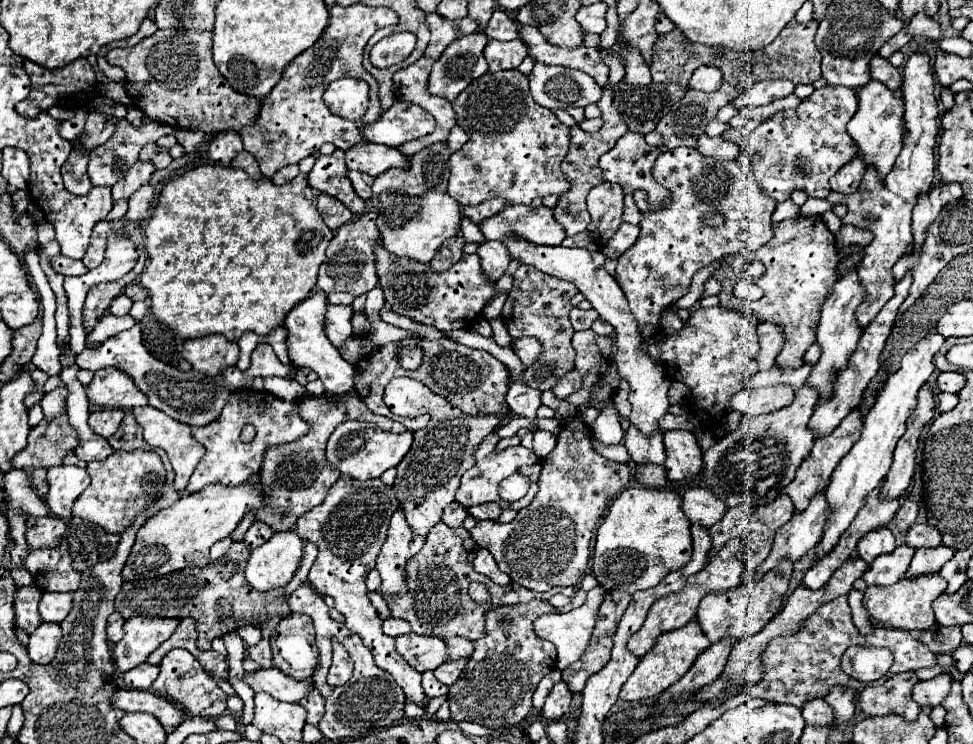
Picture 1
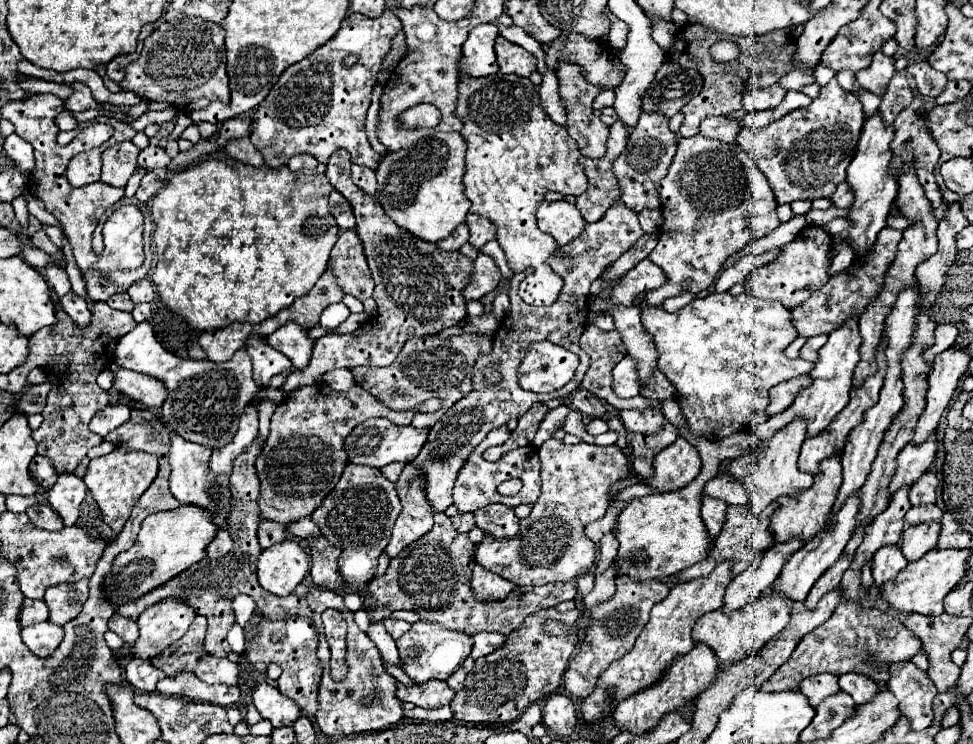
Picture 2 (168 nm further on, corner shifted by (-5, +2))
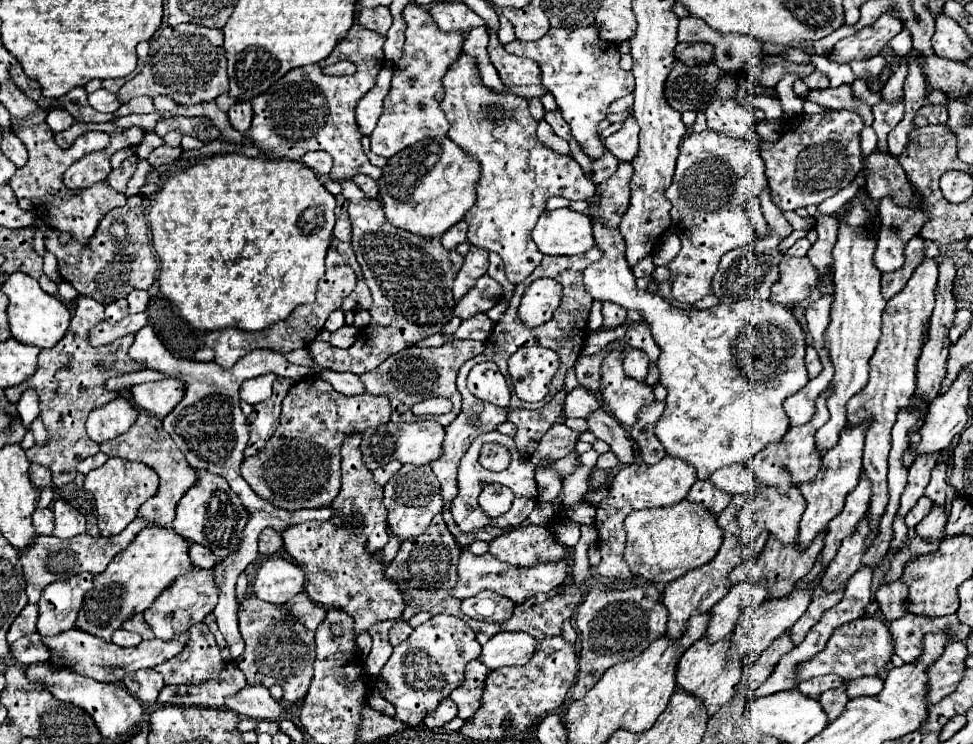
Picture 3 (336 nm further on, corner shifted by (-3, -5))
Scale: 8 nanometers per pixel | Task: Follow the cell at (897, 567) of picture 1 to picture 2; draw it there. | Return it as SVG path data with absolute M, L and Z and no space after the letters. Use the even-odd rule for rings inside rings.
M920 524L908 526L902 534L902 552L908 562L918 560L938 544L938 536L942 532L942 524Z

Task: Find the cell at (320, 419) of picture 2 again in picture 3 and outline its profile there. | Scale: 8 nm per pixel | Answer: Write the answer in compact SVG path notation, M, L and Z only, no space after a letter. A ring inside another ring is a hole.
M310 377L290 387L282 401L280 423L266 447L242 461L240 473L252 491L286 511L320 509L332 505L340 491L340 449L352 433L390 421L388 399L362 395L340 395L330 383Z

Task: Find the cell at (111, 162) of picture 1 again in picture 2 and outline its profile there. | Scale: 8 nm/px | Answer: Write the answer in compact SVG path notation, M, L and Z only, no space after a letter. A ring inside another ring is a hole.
M120 142L102 154L102 182L110 186L126 186L136 168L138 148L132 142Z

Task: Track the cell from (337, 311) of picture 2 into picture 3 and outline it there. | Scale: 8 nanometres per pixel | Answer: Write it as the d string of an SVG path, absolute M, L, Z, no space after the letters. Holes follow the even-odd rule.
M336 309L336 311L326 319L324 331L334 333L334 331L338 331L340 327L344 327L344 311L342 311L342 309Z

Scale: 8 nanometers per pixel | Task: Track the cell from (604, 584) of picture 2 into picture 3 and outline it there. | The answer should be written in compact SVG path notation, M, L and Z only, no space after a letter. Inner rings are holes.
M666 455L660 459L656 465L646 465L642 461L634 461L632 465L624 465L612 479L610 491L606 499L600 501L596 509L596 521L594 527L600 533L598 547L602 553L602 561L598 565L598 573L608 579L626 579L632 577L622 553L626 549L626 531L622 527L622 521L632 509L646 509L646 507L666 507L666 505L676 505L680 503L690 487L696 483L696 469L686 463L684 459Z

